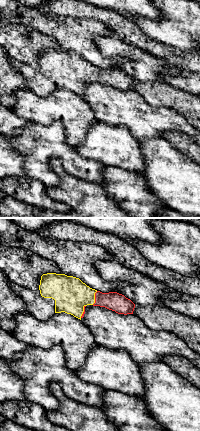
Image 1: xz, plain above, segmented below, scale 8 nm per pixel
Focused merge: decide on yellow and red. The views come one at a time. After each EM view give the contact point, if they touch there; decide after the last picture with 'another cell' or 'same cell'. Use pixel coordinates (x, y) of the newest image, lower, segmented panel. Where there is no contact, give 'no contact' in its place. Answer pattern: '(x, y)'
(94, 298)

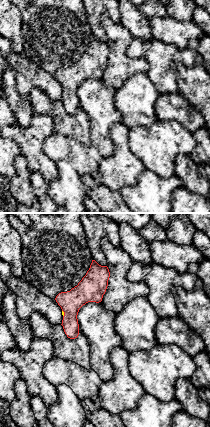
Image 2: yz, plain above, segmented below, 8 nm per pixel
(63, 313)

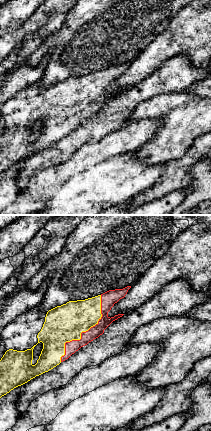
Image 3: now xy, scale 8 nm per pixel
(83, 331)

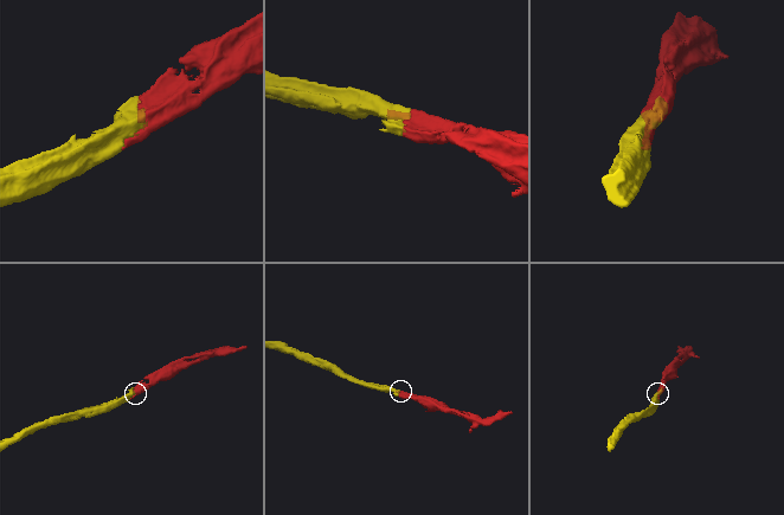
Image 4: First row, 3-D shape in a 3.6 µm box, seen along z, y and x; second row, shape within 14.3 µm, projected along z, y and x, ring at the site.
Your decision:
same cell

